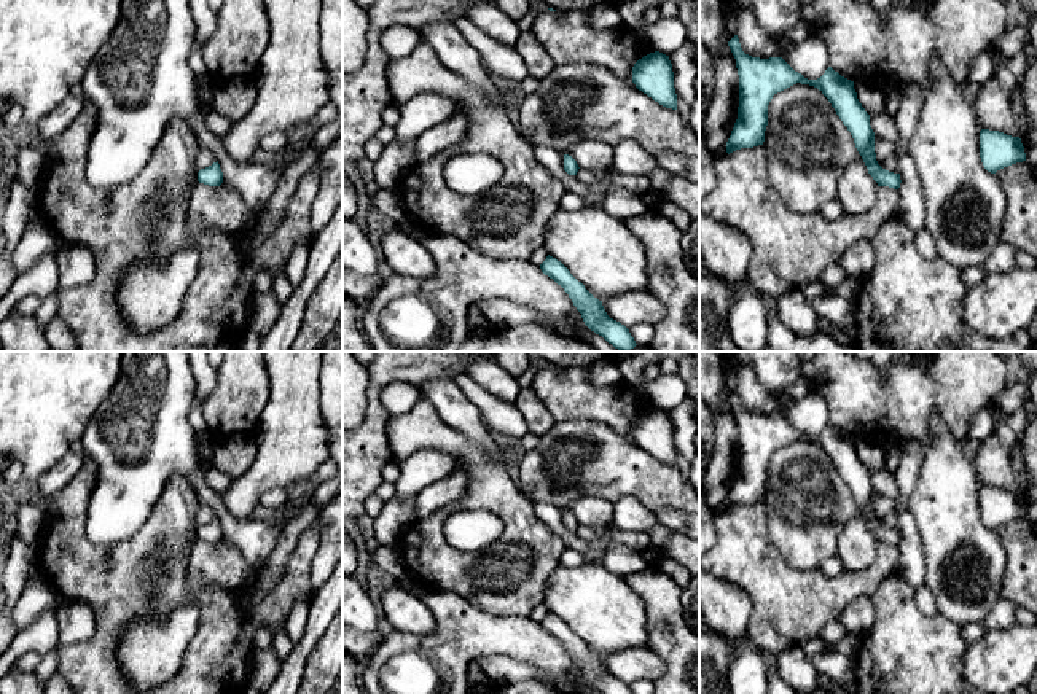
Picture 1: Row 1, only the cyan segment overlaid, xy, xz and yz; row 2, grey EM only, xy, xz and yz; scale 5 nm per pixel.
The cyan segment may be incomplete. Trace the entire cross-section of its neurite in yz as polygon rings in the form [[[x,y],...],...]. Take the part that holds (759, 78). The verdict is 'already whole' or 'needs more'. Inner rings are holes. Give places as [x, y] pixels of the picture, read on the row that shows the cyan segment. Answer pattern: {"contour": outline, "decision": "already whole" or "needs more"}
{"contour": [[[738,35],[728,41],[728,46],[736,59],[739,75],[738,119],[726,142],[728,154],[741,148],[763,145],[768,126],[768,105],[773,96],[801,83],[817,88],[828,99],[851,132],[855,148],[878,186],[900,188],[900,174],[882,169],[876,161],[870,115],[857,99],[854,81],[841,76],[832,67],[820,78],[808,80],[782,57],[760,59],[745,54]]], "decision": "already whole"}

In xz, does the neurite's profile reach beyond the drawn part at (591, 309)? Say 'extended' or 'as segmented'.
as segmented

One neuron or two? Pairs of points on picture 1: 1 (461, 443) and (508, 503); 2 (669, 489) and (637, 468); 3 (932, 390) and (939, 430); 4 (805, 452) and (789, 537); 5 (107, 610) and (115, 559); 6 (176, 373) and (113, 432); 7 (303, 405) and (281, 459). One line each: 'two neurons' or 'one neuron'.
1: one neuron
2: one neuron
3: two neurons
4: one neuron
5: one neuron
6: one neuron
7: one neuron

